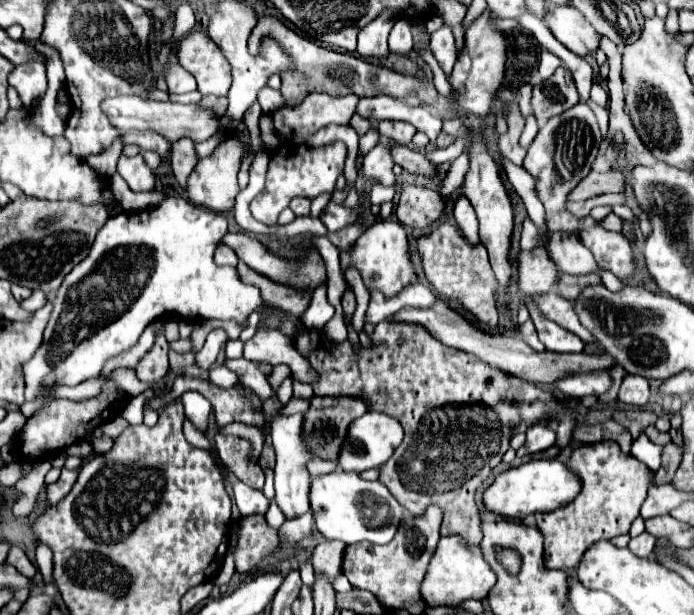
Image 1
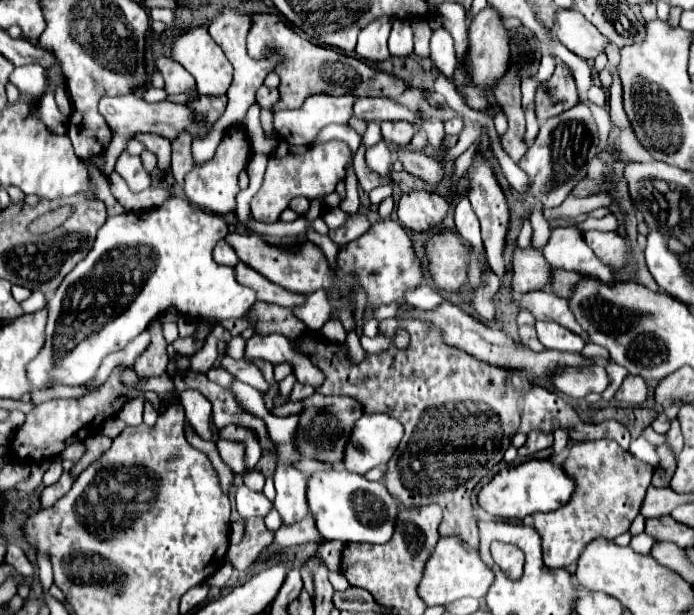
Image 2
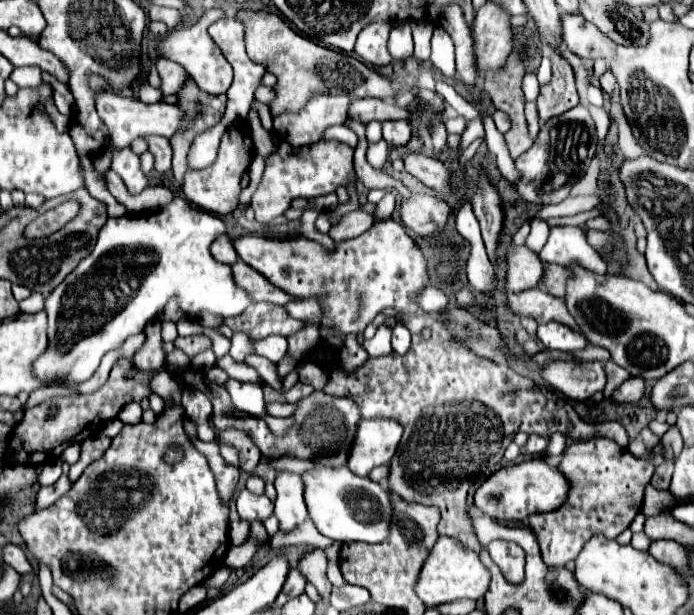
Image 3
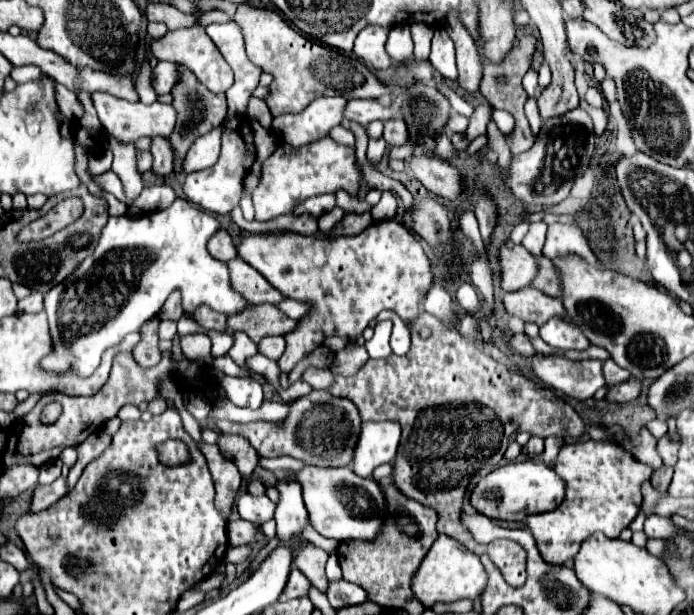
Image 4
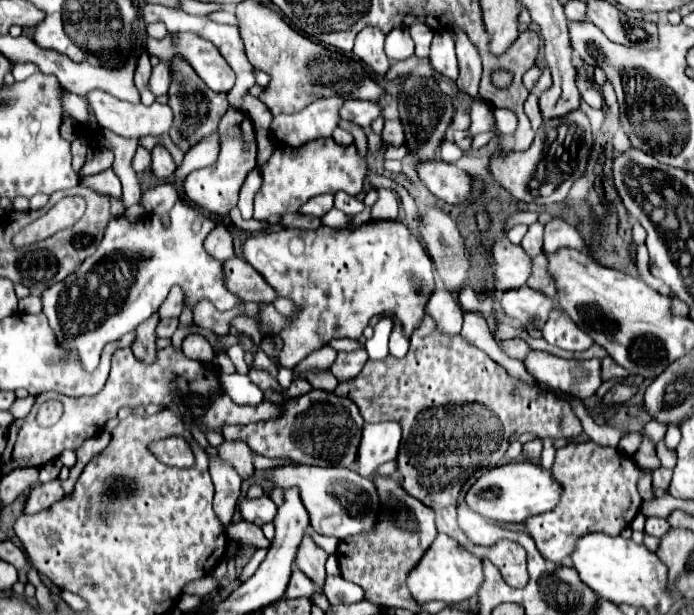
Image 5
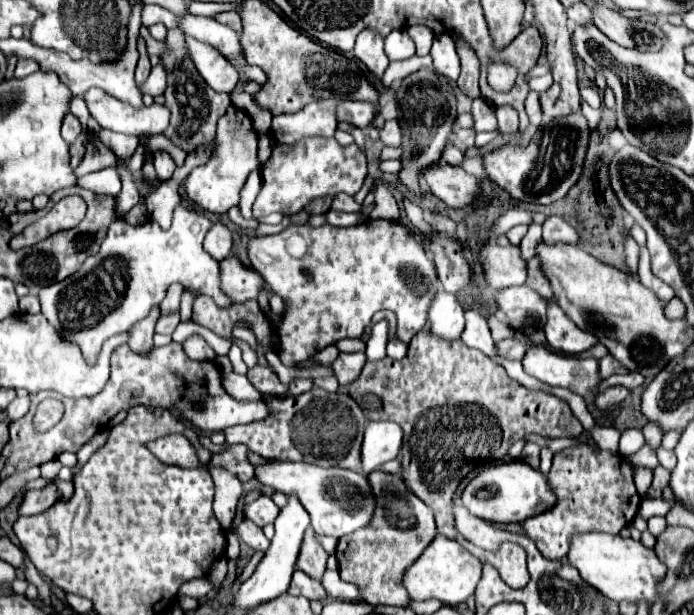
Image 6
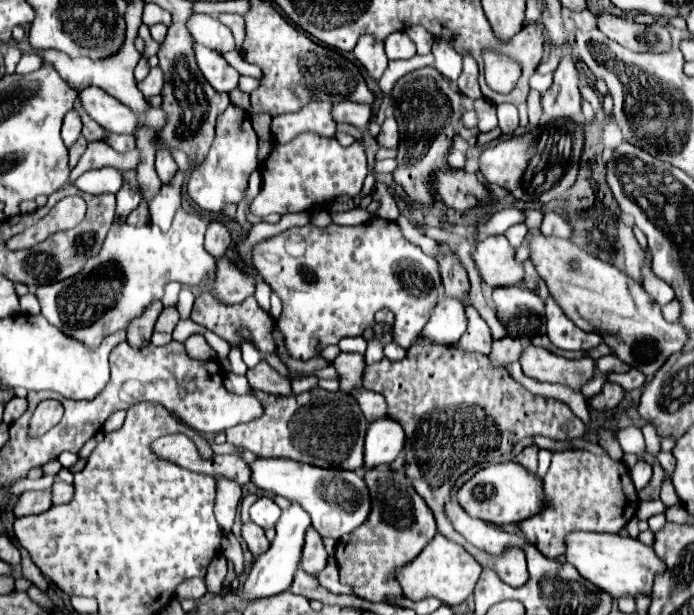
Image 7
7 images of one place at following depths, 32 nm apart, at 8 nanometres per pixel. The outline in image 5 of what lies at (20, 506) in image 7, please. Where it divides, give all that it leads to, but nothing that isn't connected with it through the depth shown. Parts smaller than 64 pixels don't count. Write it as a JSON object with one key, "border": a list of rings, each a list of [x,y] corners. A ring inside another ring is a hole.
{"border":[[[60,480],[42,484],[38,488],[32,488],[28,494],[28,500],[24,504],[24,514],[36,514],[46,508],[50,508],[56,500],[62,500],[64,492],[60,488]]]}

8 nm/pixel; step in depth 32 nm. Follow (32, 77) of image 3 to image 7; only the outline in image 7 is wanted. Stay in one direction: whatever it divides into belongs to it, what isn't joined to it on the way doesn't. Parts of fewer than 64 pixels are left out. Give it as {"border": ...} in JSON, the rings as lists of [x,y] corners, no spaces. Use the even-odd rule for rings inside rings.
{"border":[[[22,54],[20,62],[18,62],[18,66],[16,66],[16,72],[18,72],[18,74],[28,74],[28,72],[32,72],[32,70],[38,70],[40,66],[42,66],[40,56],[24,56],[24,54]]]}

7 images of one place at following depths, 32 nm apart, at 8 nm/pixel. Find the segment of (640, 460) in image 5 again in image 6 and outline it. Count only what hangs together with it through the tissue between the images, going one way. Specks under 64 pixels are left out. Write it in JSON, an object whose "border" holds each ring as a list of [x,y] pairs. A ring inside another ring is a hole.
{"border":[[[646,443],[637,453],[628,455],[625,458],[632,466],[649,467],[653,470],[659,465],[654,451]]]}

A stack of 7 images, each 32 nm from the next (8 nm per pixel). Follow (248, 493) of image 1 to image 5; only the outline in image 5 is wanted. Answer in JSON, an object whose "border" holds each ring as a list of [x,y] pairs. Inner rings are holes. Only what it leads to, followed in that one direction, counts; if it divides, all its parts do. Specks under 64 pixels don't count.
{"border":[[[264,494],[260,498],[254,498],[254,500],[248,500],[246,496],[240,498],[240,512],[244,516],[244,520],[248,522],[254,522],[256,526],[264,526],[268,522],[274,520],[276,516],[276,504]]]}

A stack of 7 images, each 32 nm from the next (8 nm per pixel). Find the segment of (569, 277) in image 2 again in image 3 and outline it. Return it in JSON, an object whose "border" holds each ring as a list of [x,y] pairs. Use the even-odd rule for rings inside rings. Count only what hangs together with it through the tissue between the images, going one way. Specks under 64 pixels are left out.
{"border":[[[544,262],[544,280],[540,280],[538,288],[552,294],[552,296],[564,296],[564,290],[566,290],[566,278],[570,274],[556,266],[556,264],[548,264]]]}

